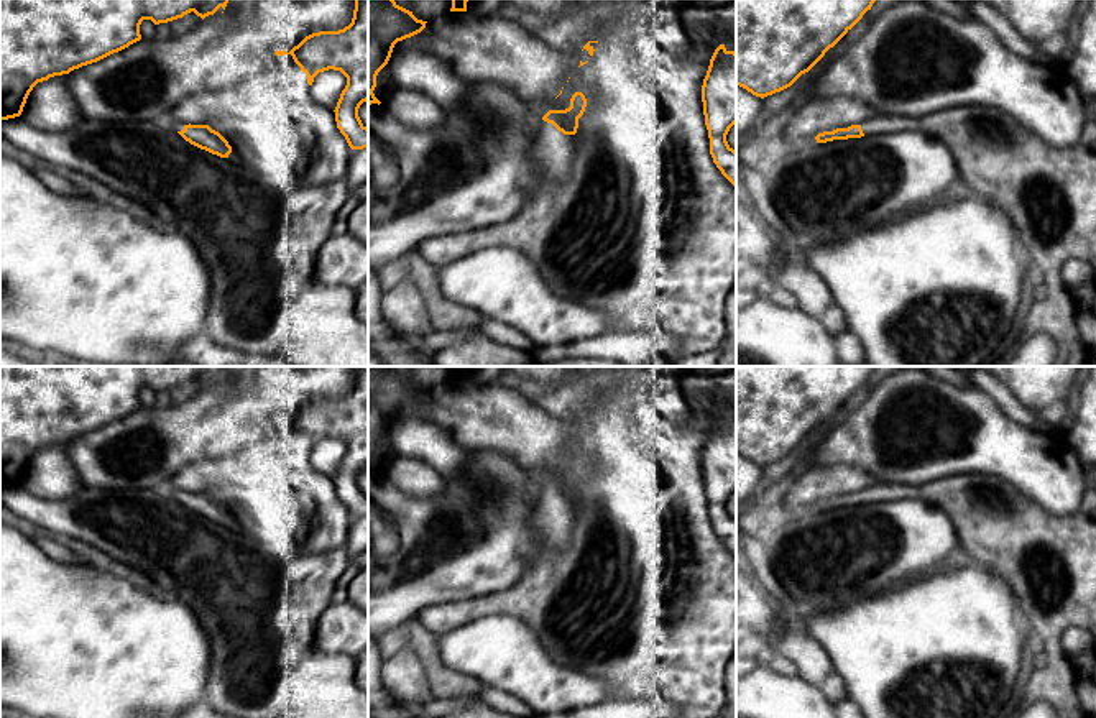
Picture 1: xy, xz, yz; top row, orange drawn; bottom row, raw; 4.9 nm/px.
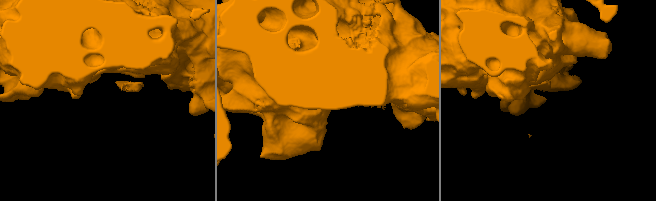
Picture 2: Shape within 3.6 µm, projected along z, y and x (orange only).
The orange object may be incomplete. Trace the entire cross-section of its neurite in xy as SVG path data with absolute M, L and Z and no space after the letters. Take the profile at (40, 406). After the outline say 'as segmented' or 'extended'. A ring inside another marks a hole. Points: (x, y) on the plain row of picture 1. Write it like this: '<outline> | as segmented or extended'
M0 366L0 488L20 485L38 450L97 430L141 407L140 393L194 380L202 388L228 366Z | as segmented

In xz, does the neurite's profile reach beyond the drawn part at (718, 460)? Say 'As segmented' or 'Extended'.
As segmented

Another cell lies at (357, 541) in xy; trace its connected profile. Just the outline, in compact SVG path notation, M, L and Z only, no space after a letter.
M368 516L352 518L345 550L353 560L368 549Z

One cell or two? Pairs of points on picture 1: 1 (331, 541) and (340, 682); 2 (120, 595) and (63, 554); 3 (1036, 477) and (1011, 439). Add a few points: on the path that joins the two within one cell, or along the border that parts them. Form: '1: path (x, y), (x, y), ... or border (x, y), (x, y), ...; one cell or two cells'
1: border (344, 546), (324, 554); two cells
2: border (41, 547), (53, 559), (68, 564), (82, 562); two cells
3: path (1032, 467), (1014, 449); one cell

